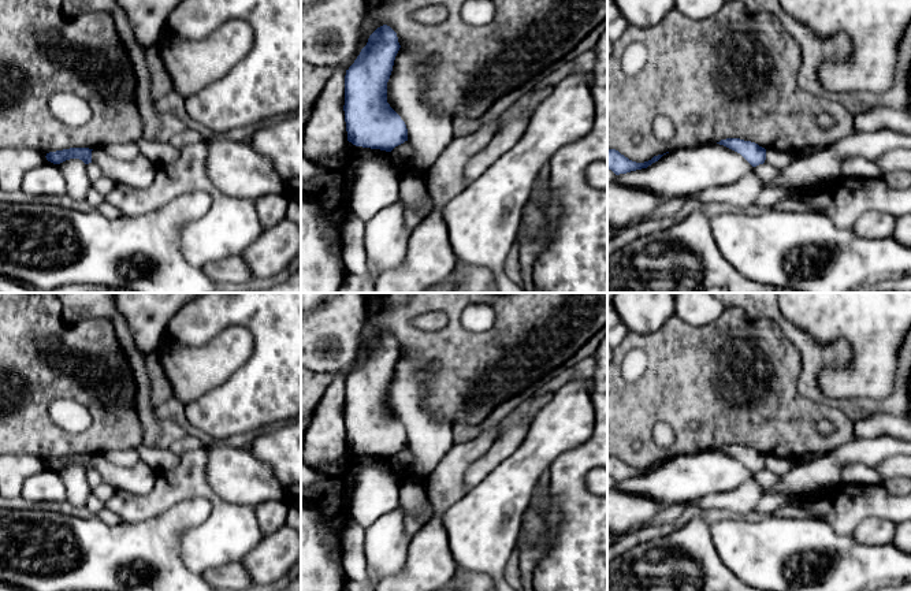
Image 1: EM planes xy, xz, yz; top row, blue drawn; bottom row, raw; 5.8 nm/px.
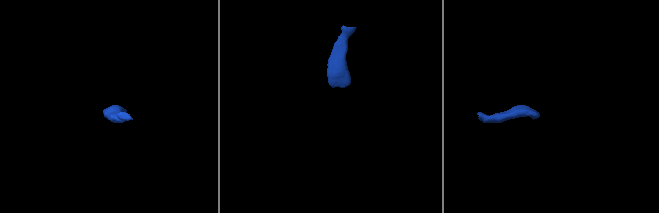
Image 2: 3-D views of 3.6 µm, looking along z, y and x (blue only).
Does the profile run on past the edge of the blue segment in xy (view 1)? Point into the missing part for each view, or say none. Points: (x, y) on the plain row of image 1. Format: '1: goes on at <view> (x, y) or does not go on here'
1: does not go on here

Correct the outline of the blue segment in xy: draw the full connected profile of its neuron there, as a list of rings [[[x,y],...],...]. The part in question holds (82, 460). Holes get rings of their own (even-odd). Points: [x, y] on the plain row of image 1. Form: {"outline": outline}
{"outline": [[[70,454],[70,456],[49,458],[47,460],[45,464],[48,468],[53,471],[60,471],[70,465],[79,465],[85,471],[89,471],[92,469],[92,457],[93,456],[89,456],[89,454]]]}

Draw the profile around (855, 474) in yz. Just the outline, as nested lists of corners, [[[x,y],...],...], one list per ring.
[[[864,464],[847,465],[841,472],[843,480],[847,484],[884,484],[885,479],[875,468]]]

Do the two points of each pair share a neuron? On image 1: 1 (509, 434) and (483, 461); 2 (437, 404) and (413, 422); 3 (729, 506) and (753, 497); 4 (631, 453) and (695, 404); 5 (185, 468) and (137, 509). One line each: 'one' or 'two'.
1: one
2: two
3: one
4: one
5: one

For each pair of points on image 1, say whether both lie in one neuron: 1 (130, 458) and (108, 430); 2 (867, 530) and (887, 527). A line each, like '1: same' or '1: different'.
1: different
2: same

